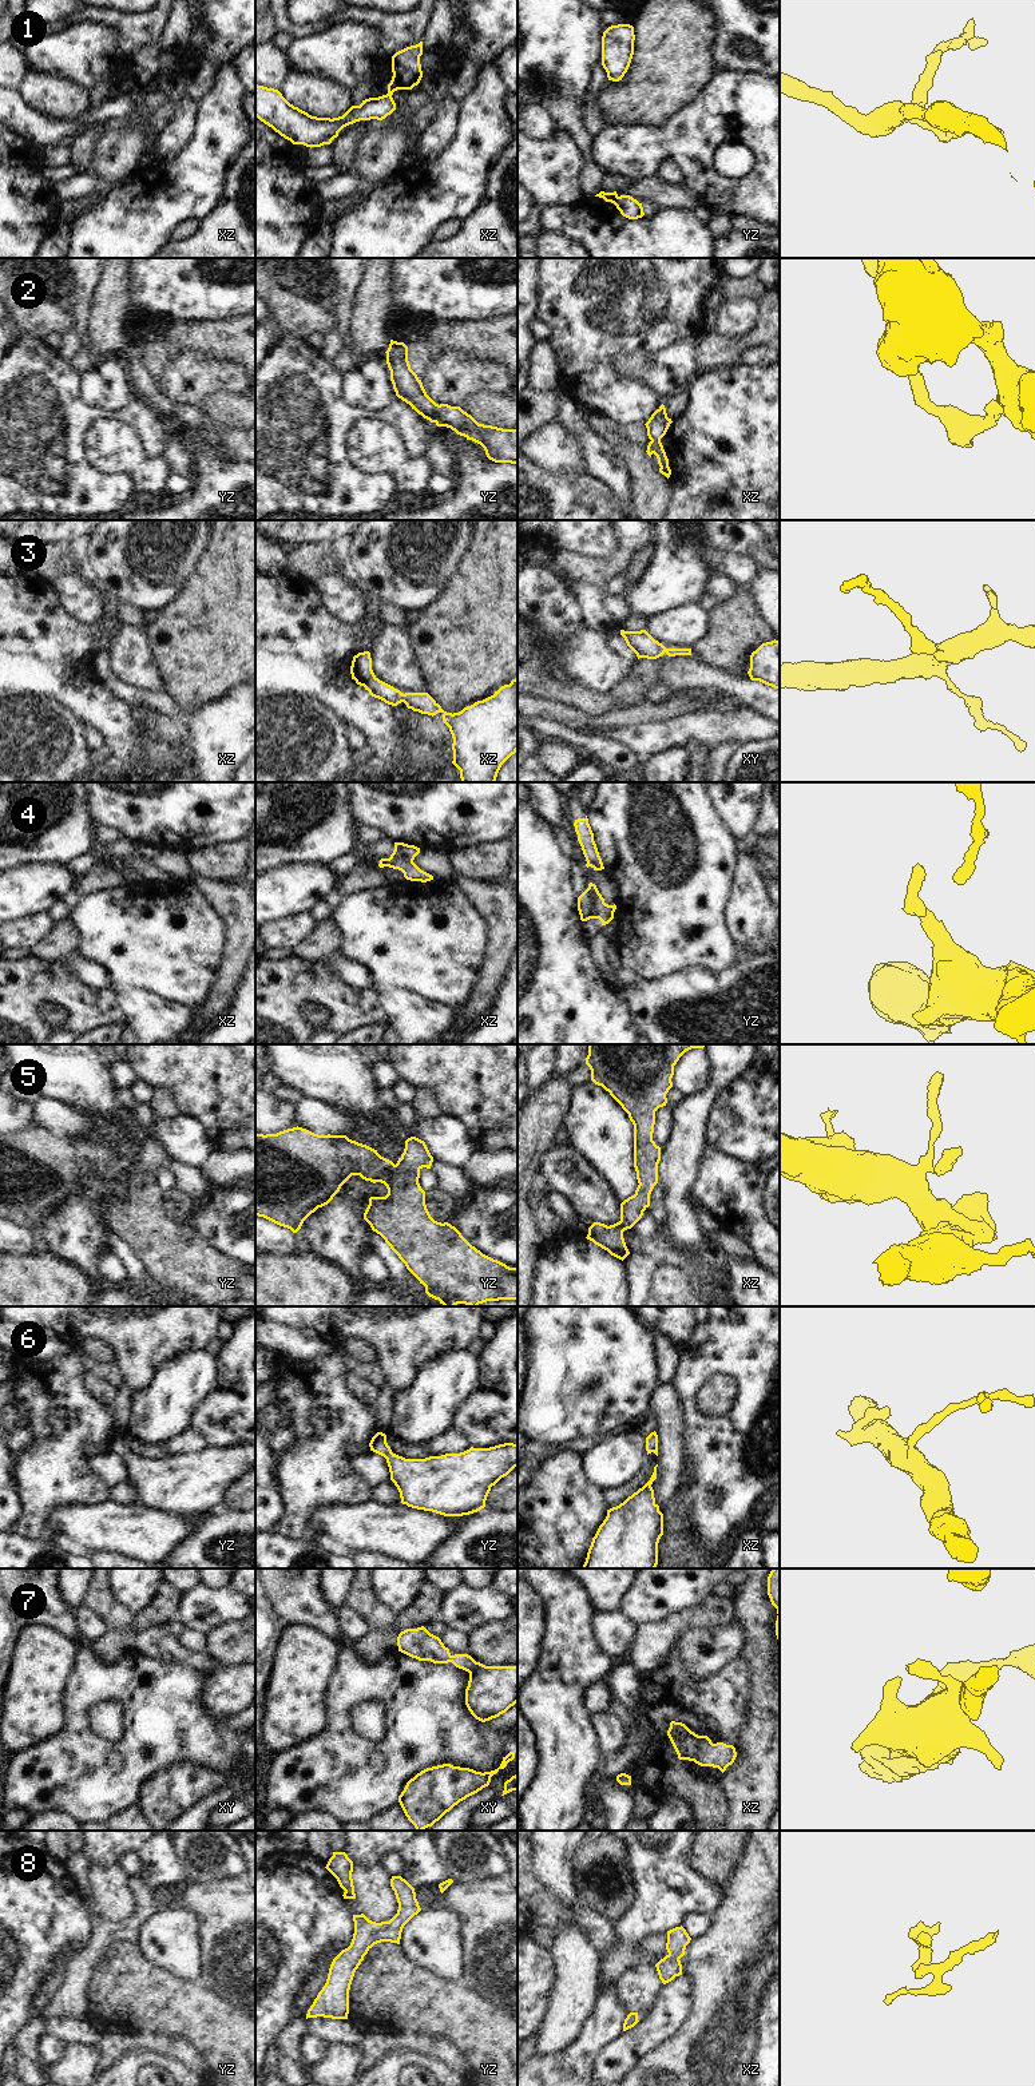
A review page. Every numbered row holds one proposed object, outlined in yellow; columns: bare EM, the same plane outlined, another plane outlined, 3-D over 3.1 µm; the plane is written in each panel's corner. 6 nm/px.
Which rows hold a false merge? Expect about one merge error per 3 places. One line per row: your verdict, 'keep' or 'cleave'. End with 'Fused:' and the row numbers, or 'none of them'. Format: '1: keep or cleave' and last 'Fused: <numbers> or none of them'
1: cleave
2: cleave
3: keep
4: keep
5: keep
6: keep
7: keep
8: keep
Fused: 1, 2

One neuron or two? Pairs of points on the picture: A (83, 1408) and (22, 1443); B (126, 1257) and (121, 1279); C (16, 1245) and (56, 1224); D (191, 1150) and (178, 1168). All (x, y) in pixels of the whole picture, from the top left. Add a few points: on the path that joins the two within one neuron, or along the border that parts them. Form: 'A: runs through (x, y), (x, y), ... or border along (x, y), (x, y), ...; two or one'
A: border along (28, 1428), (32, 1435), (32, 1446), (19, 1455); two
B: border along (111, 1250), (122, 1264), (129, 1280); two
C: border along (34, 1233), (39, 1237); two
D: border along (171, 1158), (199, 1169); two

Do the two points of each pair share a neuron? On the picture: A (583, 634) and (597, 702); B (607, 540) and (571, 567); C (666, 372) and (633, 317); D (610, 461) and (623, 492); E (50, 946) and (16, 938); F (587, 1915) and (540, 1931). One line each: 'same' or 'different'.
A: different
B: different
C: different
D: same
E: different
F: different

